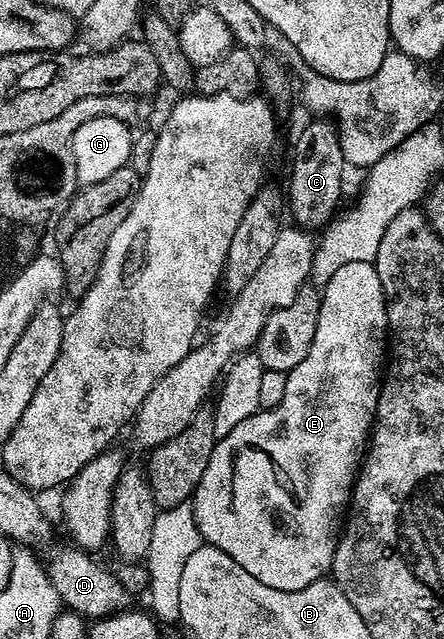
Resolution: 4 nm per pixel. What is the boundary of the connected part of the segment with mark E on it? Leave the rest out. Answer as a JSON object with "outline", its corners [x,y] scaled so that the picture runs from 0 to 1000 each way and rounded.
{"outline":[[[782,410],[782,416],[755,423],[755,429],[745,429],[741,440],[727,446],[718,504],[709,510],[709,529],[700,535],[700,548],[691,548],[691,560],[682,560],[682,567],[673,567],[673,573],[664,573],[646,585],[646,610],[637,617],[637,629],[628,629],[628,635],[617,638],[581,642],[565,654],[538,660],[538,667],[529,667],[520,679],[495,684],[480,701],[475,723],[466,723],[466,736],[457,736],[457,748],[435,770],[430,787],[439,804],[439,823],[448,823],[455,847],[502,861],[502,867],[529,873],[529,879],[538,879],[538,886],[547,886],[556,898],[583,905],[583,911],[592,911],[592,917],[610,917],[610,923],[646,923],[649,926],[682,923],[700,917],[700,911],[730,908],[743,900],[750,869],[759,859],[764,828],[773,820],[773,803],[795,775],[795,754],[804,748],[809,728],[824,706],[827,690],[833,687],[840,659],[849,648],[849,624],[858,615],[863,571],[872,563],[874,510],[867,462],[847,418],[827,410]]]}

